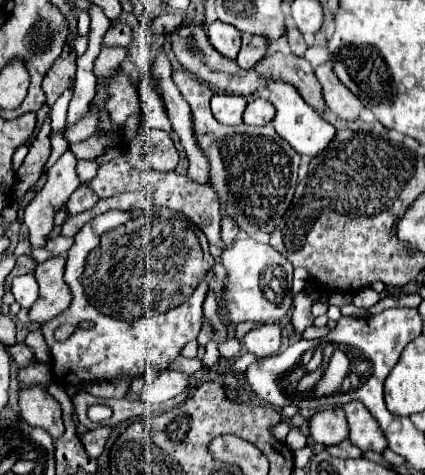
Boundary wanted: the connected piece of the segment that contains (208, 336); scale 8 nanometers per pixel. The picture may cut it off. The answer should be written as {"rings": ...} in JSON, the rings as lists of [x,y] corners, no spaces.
{"rings":[[[203,318],[203,328],[201,328],[201,334],[199,334],[199,338],[197,338],[199,346],[205,346],[205,344],[211,342],[213,338],[215,338],[215,330],[213,330],[213,326],[211,326],[211,322],[209,322],[207,318]]]}

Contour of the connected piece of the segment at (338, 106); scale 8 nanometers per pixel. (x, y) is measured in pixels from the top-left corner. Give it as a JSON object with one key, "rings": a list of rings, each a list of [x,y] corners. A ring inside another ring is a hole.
{"rings":[[[323,64],[315,70],[315,76],[323,86],[325,106],[343,120],[357,120],[363,110],[363,104],[337,80],[337,76],[333,76],[331,70],[333,68],[329,64]]]}

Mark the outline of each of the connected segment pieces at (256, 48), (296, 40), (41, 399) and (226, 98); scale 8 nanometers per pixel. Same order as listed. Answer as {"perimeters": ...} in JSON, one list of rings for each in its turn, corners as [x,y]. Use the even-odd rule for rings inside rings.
{"perimeters":[[[[243,34],[241,50],[237,54],[237,64],[241,68],[253,68],[253,64],[257,64],[267,54],[267,46],[269,42],[265,40],[265,36]]],[[[291,22],[287,24],[285,38],[287,38],[287,42],[289,42],[289,48],[291,48],[291,52],[293,52],[293,54],[297,54],[297,56],[303,56],[303,54],[305,54],[305,50],[307,50],[307,44],[305,44],[305,40],[303,40],[301,32],[297,32],[297,28],[295,28],[295,26],[291,26]]],[[[27,388],[19,390],[19,406],[21,418],[31,428],[43,428],[51,434],[53,440],[61,438],[63,420],[61,420],[61,406],[53,400],[45,388]]],[[[215,94],[211,98],[213,116],[227,126],[237,126],[243,122],[245,106],[247,106],[247,100],[237,94]]]]}

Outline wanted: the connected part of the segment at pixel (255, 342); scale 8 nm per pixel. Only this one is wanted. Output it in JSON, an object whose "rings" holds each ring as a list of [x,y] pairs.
{"rings":[[[263,324],[245,334],[243,344],[249,352],[255,352],[259,358],[275,354],[281,346],[281,327],[279,324]]]}

